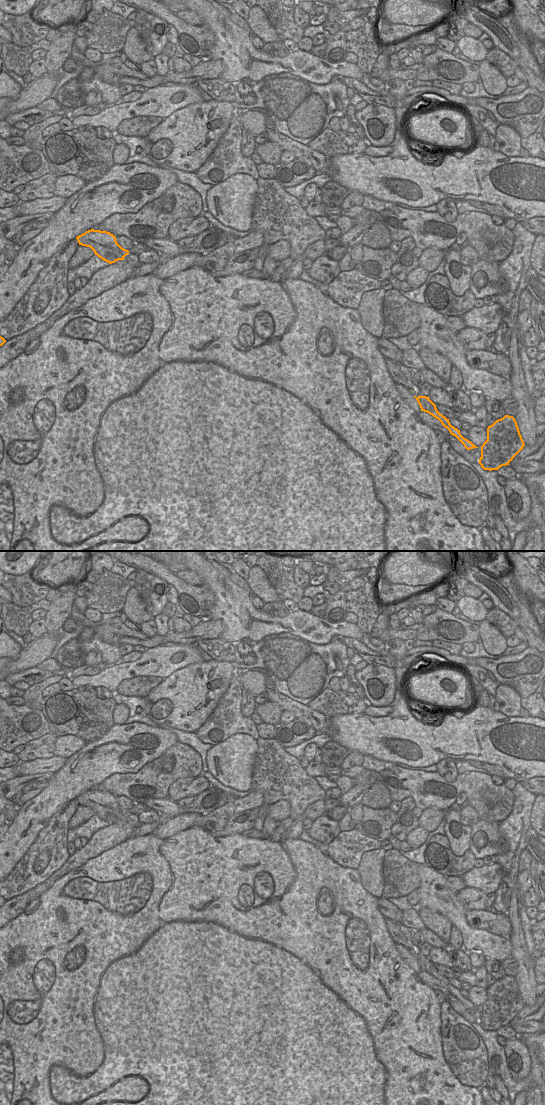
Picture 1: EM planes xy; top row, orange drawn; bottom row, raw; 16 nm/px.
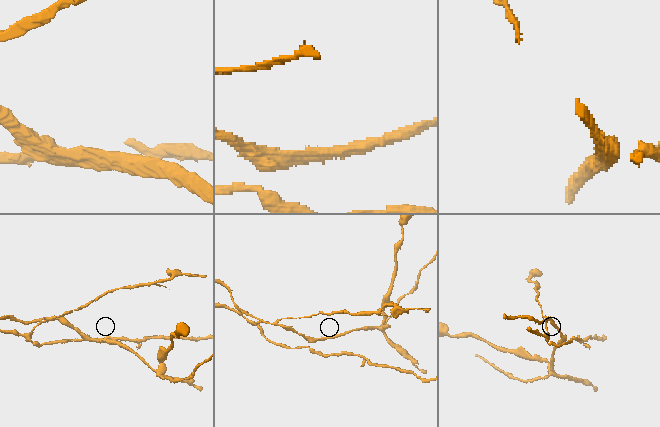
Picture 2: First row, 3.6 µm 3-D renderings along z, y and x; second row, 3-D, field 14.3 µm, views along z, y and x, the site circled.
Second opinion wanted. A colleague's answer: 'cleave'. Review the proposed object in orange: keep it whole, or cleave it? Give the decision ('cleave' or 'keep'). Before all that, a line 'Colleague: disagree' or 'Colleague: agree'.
Colleague: agree
cleave

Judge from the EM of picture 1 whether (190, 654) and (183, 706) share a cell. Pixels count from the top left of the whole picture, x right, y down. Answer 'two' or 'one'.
two

